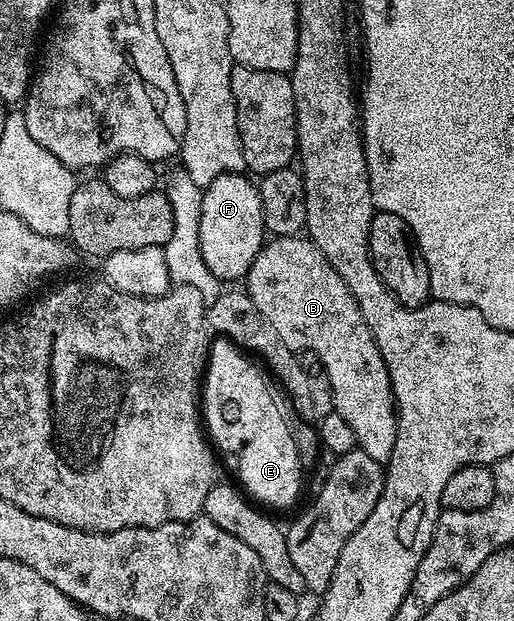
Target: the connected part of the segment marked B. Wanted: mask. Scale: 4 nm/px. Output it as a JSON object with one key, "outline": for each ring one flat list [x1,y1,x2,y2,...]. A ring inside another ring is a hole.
{"outline":[[274,236,262,245,255,263,249,268,248,281,249,298,269,320,279,339,283,339,287,347,314,353,321,360,321,366,325,368,325,374,329,376,331,383,334,410,343,415,351,431,355,431,357,448,371,455,371,459,388,463,391,451,395,451,397,434,397,407,393,404,391,379,383,363,383,355,379,355,379,347,375,343,373,333,367,327,351,291,347,291,347,283,339,279,335,267,331,267,331,263,327,263,317,246,304,236]]}

